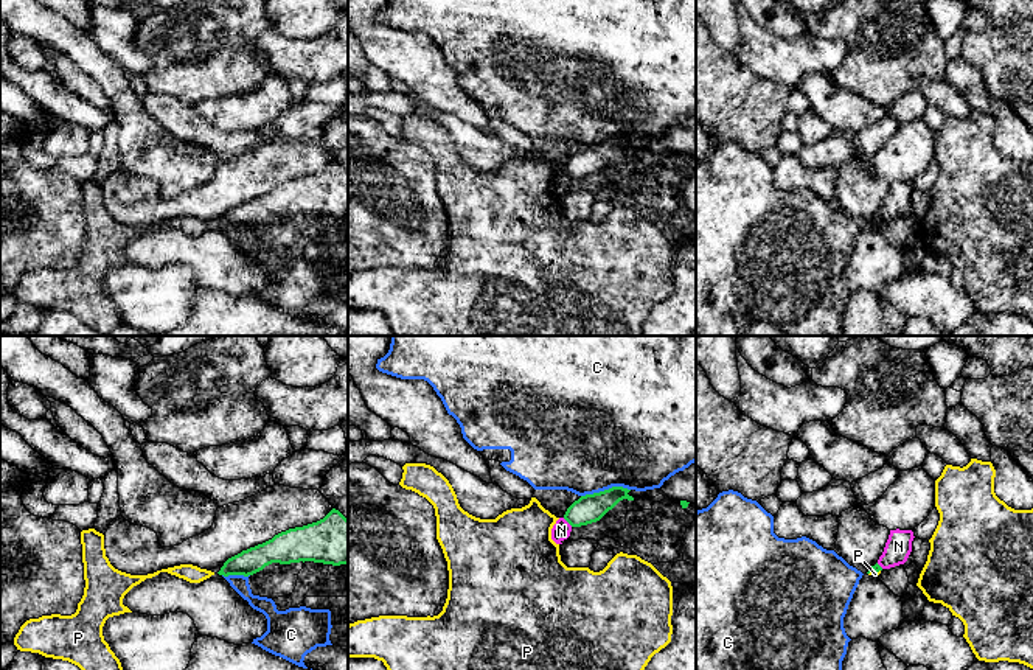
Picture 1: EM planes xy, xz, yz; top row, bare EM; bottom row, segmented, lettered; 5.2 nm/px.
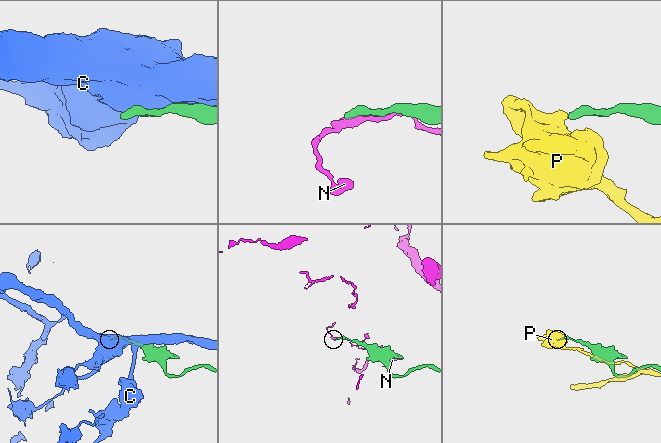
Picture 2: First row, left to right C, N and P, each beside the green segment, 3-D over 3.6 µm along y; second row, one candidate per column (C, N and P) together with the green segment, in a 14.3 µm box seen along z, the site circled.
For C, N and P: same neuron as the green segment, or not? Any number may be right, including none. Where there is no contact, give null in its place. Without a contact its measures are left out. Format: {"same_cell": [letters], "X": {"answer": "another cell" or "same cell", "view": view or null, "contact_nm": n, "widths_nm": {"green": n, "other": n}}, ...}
{"same_cell": [], "C": {"answer": "another cell", "view": "xz", "contact_nm": 260, "widths_nm": {"green": 150, "other": 500}}, "N": {"answer": "another cell", "view": "xz", "contact_nm": 70, "widths_nm": {"green": 150, "other": 100}}, "P": {"answer": "another cell", "view": "yz", "contact_nm": 70, "widths_nm": {"green": 50, "other": 30}}}

